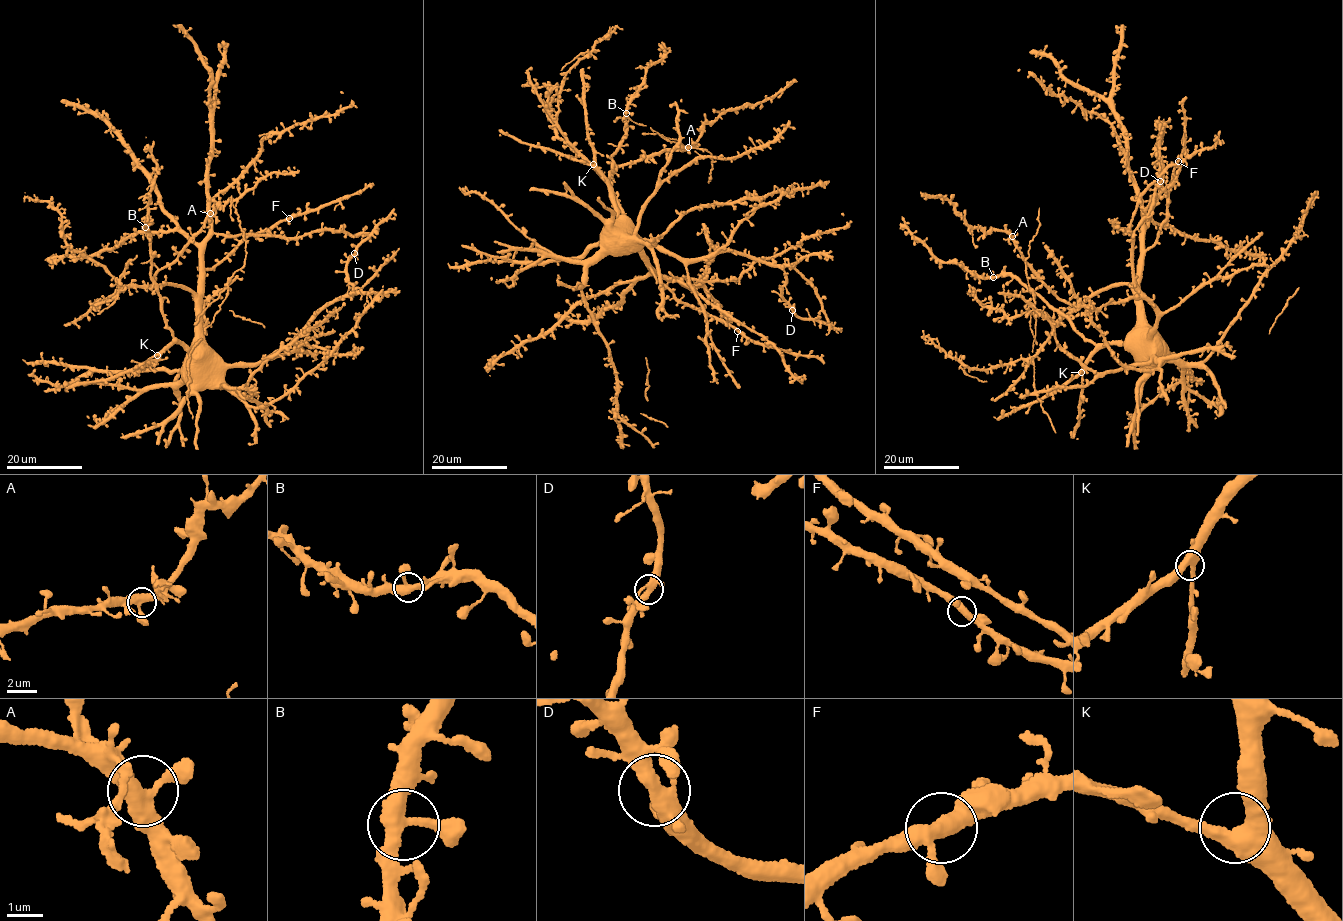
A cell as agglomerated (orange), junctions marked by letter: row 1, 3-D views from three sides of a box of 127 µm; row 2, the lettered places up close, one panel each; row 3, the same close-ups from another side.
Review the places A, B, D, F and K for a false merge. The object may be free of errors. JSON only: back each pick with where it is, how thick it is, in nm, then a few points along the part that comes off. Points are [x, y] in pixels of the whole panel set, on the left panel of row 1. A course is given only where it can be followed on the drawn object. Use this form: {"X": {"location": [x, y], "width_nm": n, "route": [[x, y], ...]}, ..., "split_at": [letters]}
{"split_at": []}

